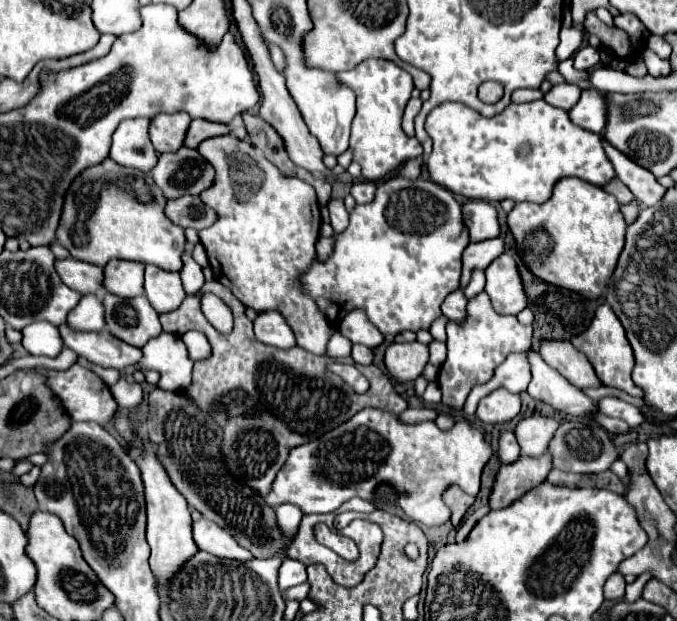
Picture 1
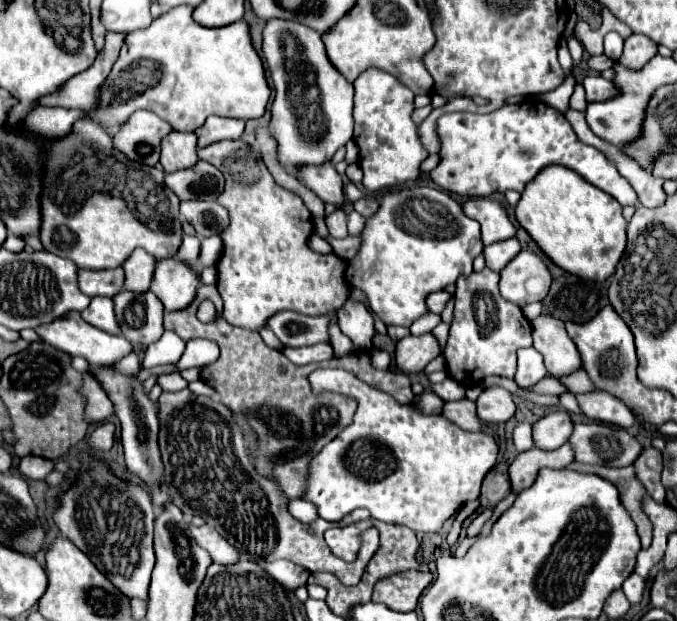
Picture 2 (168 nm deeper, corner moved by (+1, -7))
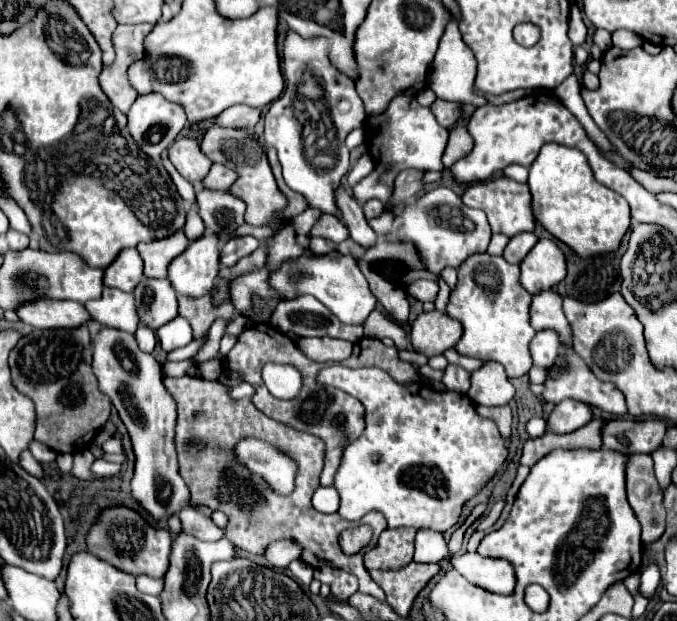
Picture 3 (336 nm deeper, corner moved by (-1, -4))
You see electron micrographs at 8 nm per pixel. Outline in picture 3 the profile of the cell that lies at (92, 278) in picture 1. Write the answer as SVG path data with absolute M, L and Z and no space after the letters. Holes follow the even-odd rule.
M126 248L120 256L104 270L104 286L118 288L122 292L132 292L142 280L142 258L136 248Z

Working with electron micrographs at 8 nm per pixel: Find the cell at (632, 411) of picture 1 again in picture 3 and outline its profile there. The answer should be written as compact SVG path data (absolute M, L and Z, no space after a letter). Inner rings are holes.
M568 350L568 356L570 368L566 368L562 376L552 376L552 380L546 380L544 400L558 404L566 398L572 398L588 406L600 408L614 418L624 418L628 414L624 394L612 382L598 380L584 364L584 360L578 358L574 352Z

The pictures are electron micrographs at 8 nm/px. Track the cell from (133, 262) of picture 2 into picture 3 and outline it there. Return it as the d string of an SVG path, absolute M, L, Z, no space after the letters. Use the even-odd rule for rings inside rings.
M178 230L174 236L154 240L154 242L140 242L136 246L142 262L144 262L144 276L148 278L166 278L166 268L170 260L174 260L178 254L186 250L190 242L186 242L186 236L182 230Z

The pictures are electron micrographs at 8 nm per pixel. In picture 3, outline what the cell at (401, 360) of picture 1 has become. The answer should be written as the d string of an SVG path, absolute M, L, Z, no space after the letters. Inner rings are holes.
M438 310L422 312L410 330L410 342L418 354L426 358L438 356L452 348L462 336L462 326Z

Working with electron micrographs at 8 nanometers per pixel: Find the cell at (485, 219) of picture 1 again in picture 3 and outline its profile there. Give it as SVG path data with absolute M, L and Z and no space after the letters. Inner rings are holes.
M498 178L490 182L482 182L476 186L468 186L464 196L464 204L470 208L478 208L486 212L488 222L492 226L492 234L506 234L508 238L520 234L520 232L532 232L534 230L534 216L530 208L530 192L526 184L518 184L510 178Z

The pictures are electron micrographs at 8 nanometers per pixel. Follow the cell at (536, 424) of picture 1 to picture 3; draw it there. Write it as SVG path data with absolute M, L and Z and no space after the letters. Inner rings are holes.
M562 400L560 404L556 404L556 408L552 410L548 418L548 432L562 436L562 434L582 428L590 420L592 420L590 406L576 400Z

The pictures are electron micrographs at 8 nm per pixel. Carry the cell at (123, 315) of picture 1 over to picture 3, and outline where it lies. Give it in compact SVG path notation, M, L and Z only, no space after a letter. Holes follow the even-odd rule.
M144 278L134 288L134 300L140 324L158 330L160 326L168 324L178 314L176 292L170 288L170 282L164 280L150 280Z

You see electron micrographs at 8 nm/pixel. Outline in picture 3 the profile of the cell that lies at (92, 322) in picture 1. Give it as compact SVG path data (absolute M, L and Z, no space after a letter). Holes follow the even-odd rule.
M104 288L98 300L90 300L84 304L90 316L102 326L136 332L138 316L134 316L134 296L116 288Z

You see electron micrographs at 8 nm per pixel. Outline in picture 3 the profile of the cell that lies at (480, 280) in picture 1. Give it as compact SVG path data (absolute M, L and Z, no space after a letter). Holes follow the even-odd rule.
M494 234L486 252L488 252L488 254L492 254L492 256L502 254L502 250L504 250L504 246L506 246L506 244L508 244L508 238L506 238L506 236L502 236L502 234Z

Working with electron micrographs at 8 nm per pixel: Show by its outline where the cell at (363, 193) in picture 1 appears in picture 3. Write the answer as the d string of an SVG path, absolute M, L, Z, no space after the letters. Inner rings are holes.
M368 200L366 204L362 204L362 210L364 210L366 218L376 218L384 212L384 204L380 200Z

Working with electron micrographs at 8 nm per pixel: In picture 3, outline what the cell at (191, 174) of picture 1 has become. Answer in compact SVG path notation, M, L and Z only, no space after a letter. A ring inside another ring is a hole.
M212 164L212 168L202 178L200 184L202 188L208 188L208 190L228 190L234 180L236 180L236 174L230 168L222 164Z

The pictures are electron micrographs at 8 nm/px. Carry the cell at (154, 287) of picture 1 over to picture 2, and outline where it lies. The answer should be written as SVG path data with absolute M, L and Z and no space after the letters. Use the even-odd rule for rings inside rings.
M176 257L162 259L156 265L156 273L150 289L160 297L166 311L184 309L196 297L196 291L200 287L200 277L192 267L188 269L186 265L188 263Z

